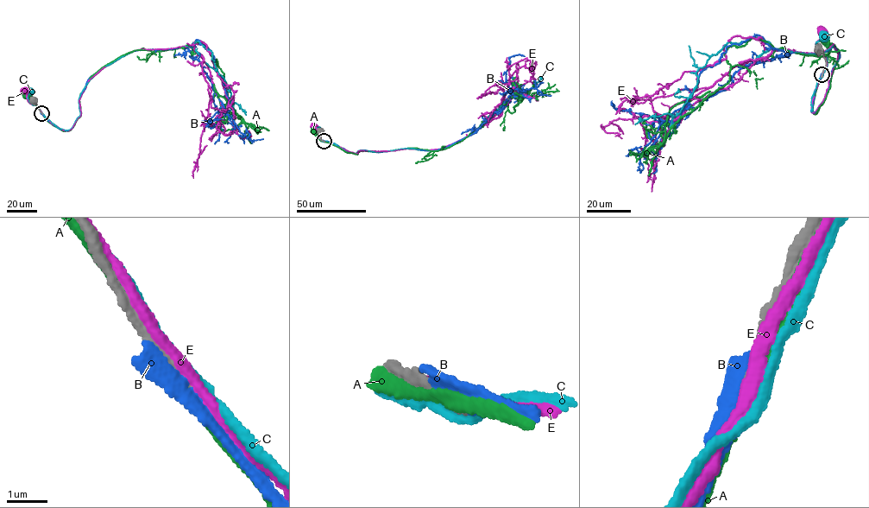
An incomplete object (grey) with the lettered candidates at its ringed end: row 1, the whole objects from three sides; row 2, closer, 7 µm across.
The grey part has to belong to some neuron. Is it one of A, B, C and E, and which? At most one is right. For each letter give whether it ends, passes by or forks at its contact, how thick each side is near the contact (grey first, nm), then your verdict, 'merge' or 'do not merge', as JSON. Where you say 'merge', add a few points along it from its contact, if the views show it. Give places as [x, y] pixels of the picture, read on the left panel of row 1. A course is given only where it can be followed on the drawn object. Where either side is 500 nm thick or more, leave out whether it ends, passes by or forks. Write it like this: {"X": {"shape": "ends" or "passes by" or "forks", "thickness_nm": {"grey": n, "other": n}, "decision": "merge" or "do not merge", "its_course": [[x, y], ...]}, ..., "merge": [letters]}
{"A": {"shape": "passes by", "thickness_nm": {"grey": 220, "other": 280}, "decision": "do not merge"}, "B": {"shape": "ends", "thickness_nm": {"grey": 280, "other": 420}, "decision": "merge", "its_course": [[41, 113], [70, 130], [87, 79], [104, 66], [198, 40], [229, 104], [206, 126], [221, 118]]}, "C": {"shape": "passes by", "thickness_nm": {"grey": 240, "other": 260}, "decision": "do not merge"}, "E": {"shape": "passes by", "thickness_nm": {"grey": 220, "other": 280}, "decision": "do not merge"}, "merge": ["B"]}

